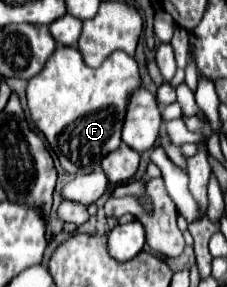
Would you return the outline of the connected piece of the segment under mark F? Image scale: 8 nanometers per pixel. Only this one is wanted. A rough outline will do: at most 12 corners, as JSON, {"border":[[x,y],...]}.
{"border":[[58,46],[28,80],[32,122],[62,168],[90,174],[120,146],[142,80],[114,52],[88,68]]}

